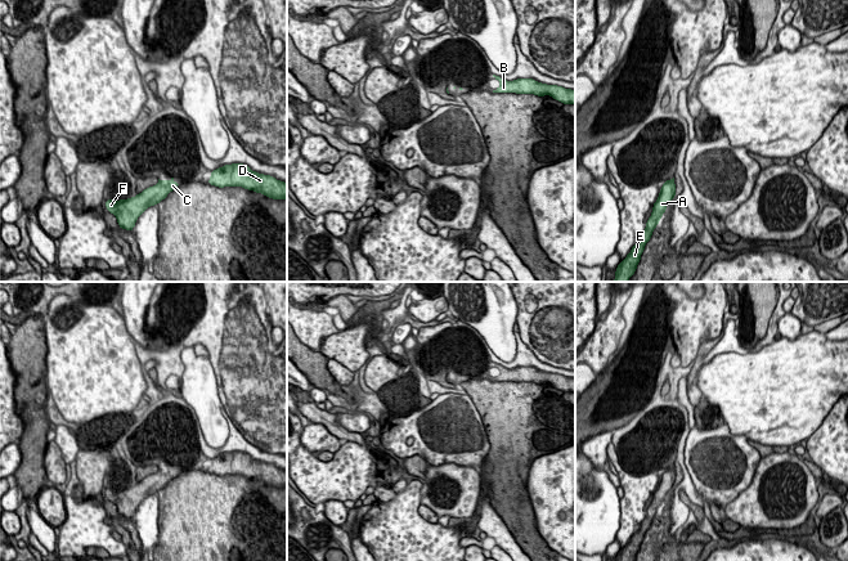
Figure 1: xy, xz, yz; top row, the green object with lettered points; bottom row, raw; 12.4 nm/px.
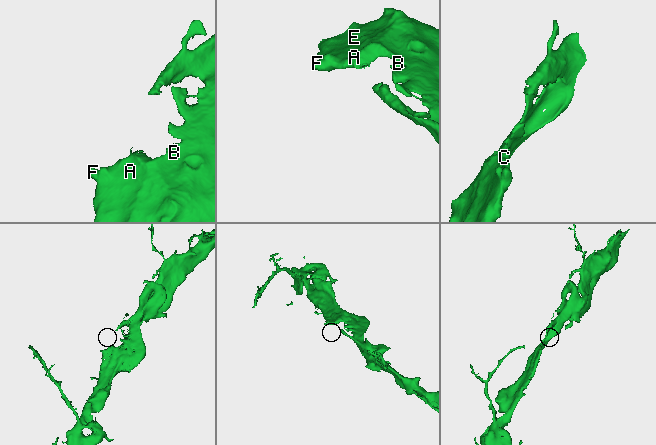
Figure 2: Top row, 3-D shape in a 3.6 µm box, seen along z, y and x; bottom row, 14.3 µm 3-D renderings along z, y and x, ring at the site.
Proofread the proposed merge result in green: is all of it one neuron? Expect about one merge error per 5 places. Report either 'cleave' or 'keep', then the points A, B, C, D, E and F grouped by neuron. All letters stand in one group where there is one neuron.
keep | A B C D E F

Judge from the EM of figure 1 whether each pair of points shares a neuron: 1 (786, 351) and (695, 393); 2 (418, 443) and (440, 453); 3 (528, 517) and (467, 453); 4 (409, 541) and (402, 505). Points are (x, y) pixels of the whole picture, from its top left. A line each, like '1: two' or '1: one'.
1: two
2: one
3: two
4: one

